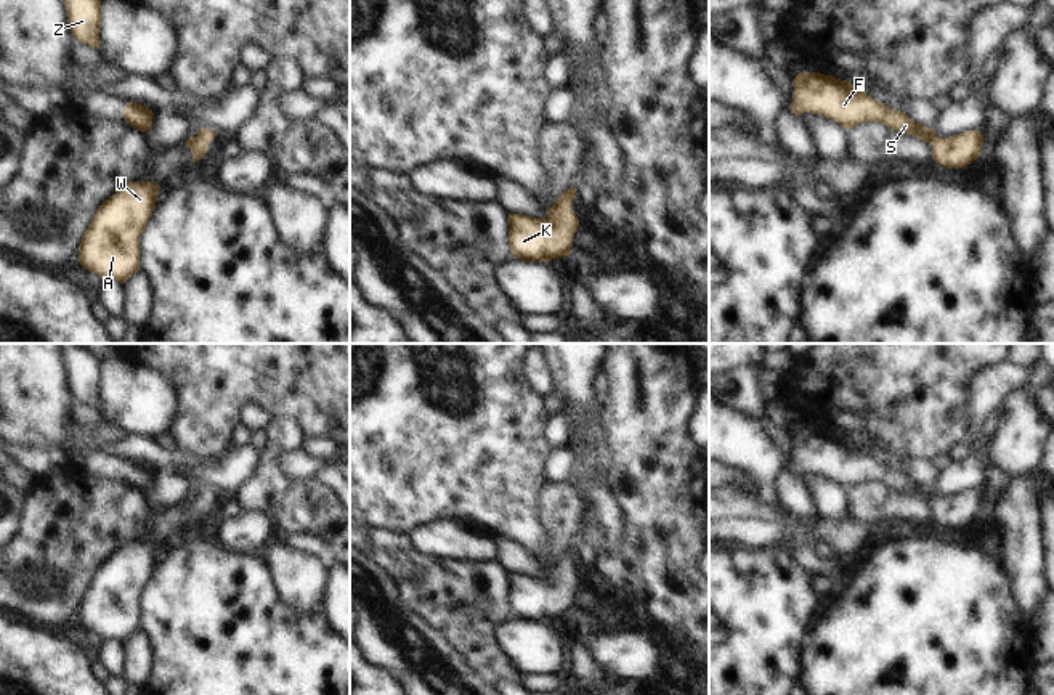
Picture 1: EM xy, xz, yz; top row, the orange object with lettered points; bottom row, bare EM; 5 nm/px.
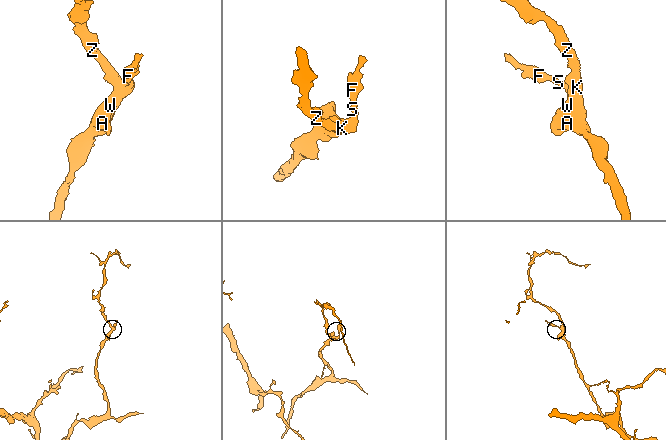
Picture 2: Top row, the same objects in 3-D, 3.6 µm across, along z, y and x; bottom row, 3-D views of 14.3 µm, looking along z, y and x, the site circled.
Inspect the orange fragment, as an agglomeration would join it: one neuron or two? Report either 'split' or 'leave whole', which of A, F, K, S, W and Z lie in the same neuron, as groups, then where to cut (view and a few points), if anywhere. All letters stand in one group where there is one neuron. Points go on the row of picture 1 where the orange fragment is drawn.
leave whole | A F K S W Z | no cut

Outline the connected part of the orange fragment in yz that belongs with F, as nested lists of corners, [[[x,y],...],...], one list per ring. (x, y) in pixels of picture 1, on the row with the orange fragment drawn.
[[[801,72],[793,80],[794,93],[791,112],[820,114],[837,122],[845,130],[860,124],[881,122],[889,128],[913,135],[932,144],[932,159],[947,169],[966,169],[977,161],[983,144],[980,130],[969,130],[950,138],[938,138],[908,117],[906,112],[890,109],[863,93],[857,85],[820,72]]]

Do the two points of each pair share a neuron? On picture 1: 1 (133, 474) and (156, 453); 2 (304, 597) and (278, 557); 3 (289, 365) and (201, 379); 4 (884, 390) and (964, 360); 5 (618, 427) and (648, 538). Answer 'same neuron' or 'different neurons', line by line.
1: different neurons
2: same neuron
3: same neuron
4: same neuron
5: same neuron

